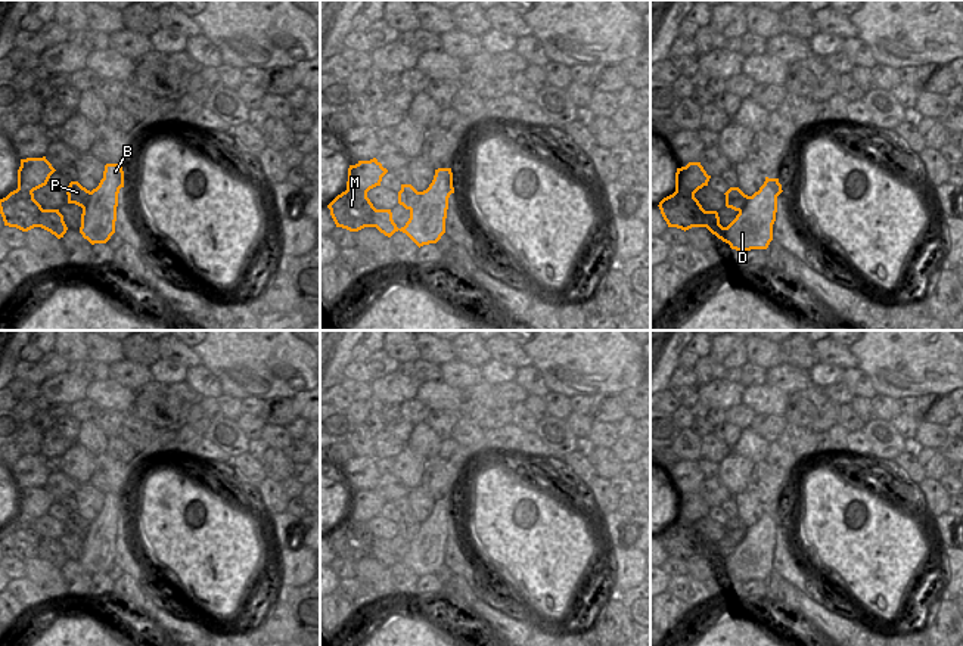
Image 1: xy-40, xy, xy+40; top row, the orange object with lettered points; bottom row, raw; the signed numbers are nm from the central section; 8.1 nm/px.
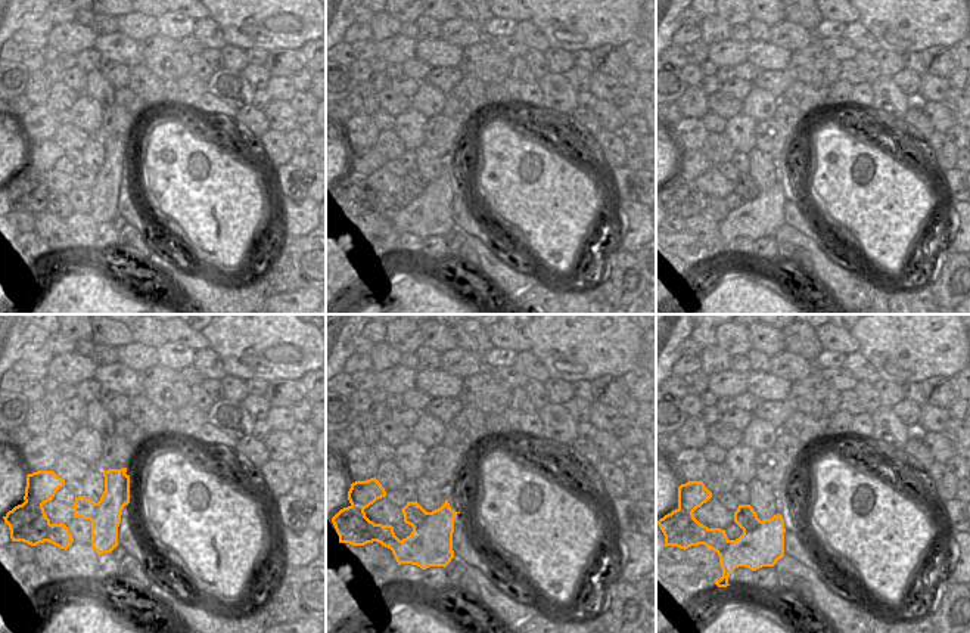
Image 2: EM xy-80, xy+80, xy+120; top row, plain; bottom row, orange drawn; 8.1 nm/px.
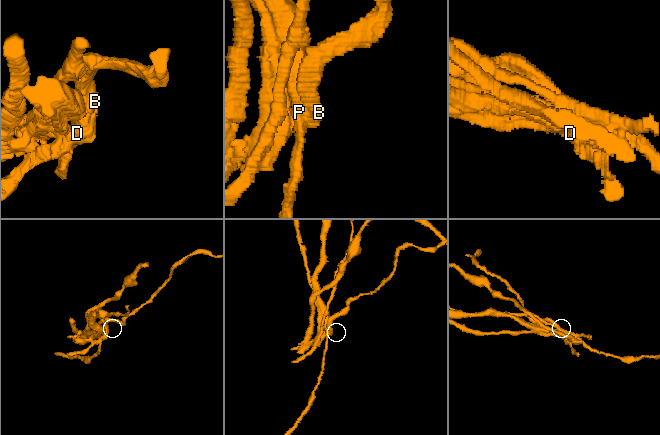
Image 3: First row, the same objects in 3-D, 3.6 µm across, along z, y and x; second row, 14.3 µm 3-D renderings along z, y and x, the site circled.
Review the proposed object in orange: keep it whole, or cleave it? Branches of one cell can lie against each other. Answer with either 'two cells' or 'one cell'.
two cells

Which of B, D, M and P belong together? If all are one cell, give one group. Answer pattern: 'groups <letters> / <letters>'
groups B D M / P

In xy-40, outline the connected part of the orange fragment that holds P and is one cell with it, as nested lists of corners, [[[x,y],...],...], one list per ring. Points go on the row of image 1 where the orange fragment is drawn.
[[[71,181],[66,190],[68,204],[75,204],[84,208],[90,198],[90,190],[83,187],[78,181]]]

